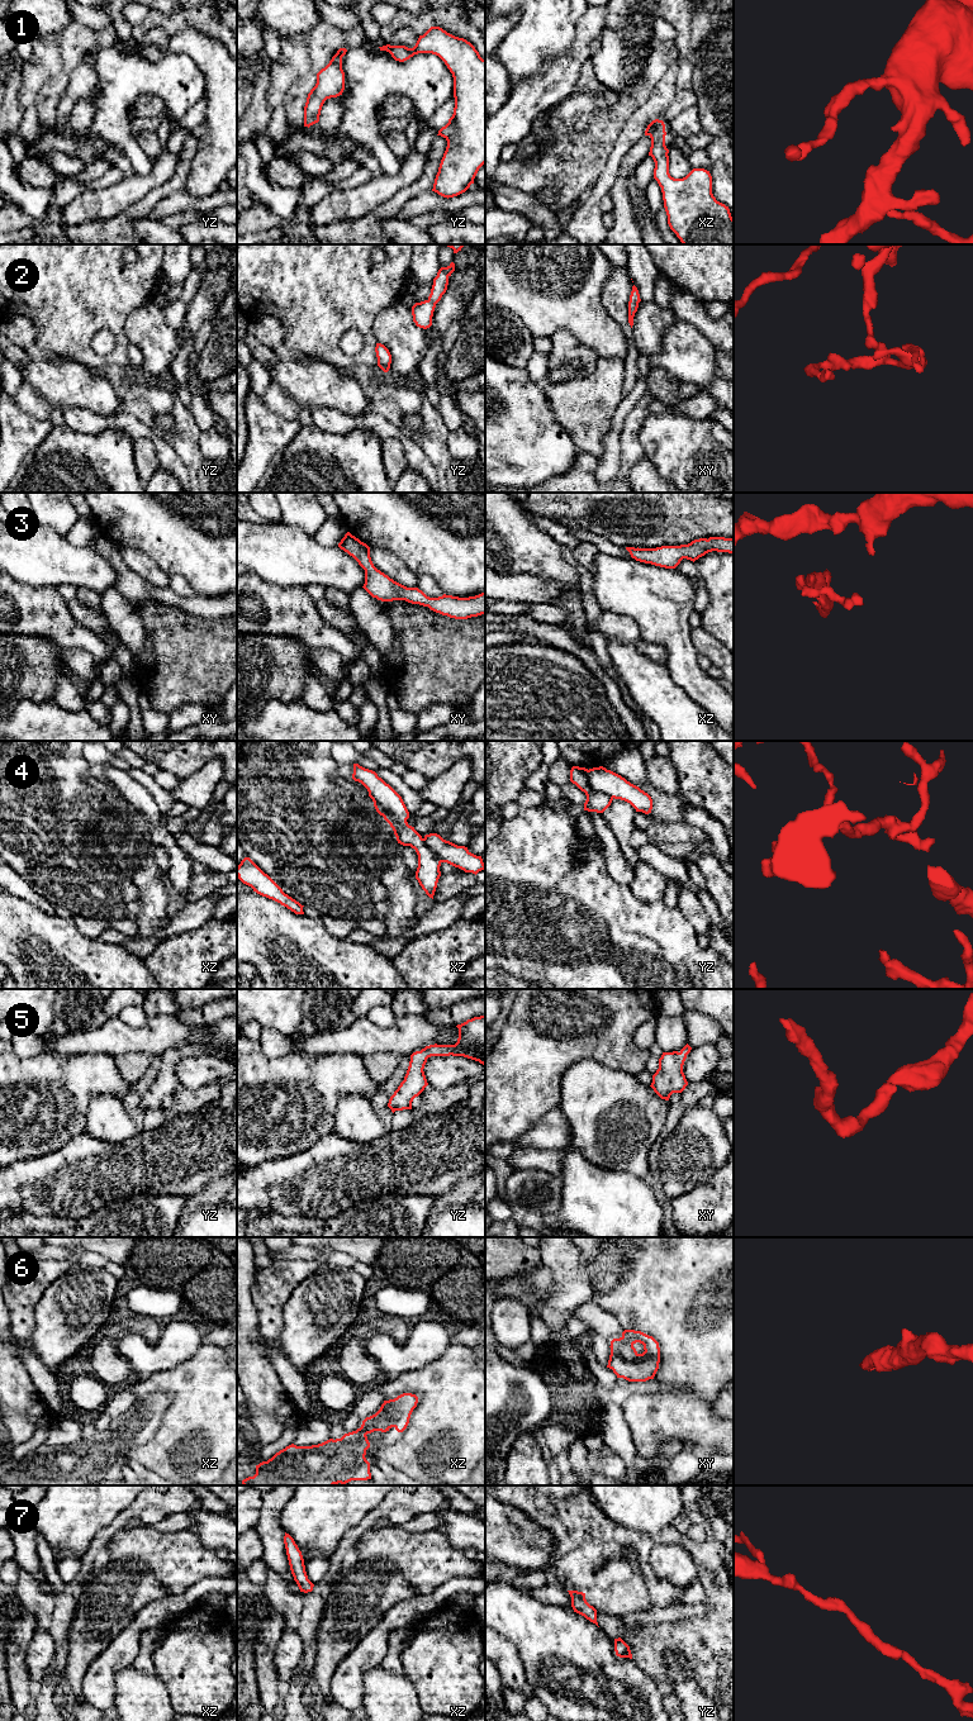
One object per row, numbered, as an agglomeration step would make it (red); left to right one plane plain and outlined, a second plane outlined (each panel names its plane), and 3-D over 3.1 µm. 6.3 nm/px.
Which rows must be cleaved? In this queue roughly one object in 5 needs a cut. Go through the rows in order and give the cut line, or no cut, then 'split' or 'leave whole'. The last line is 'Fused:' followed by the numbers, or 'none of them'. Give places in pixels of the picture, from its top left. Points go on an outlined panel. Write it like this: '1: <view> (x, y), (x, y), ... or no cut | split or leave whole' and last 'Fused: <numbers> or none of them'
1: no cut | leave whole
2: no cut | leave whole
3: no cut | leave whole
4: yz (588, 770), (588, 784), (612, 798) | split
5: no cut | leave whole
6: no cut | leave whole
7: no cut | leave whole
Fused: 4

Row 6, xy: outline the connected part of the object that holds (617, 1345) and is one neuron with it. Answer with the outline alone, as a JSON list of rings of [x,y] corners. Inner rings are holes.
[[[625,1330],[620,1339],[611,1341],[611,1355],[607,1368],[617,1378],[628,1382],[654,1379],[660,1363],[659,1342],[641,1331]]]

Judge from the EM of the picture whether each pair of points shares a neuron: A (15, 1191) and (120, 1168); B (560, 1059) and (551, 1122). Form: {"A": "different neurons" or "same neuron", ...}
{"A": "same neuron", "B": "different neurons"}

